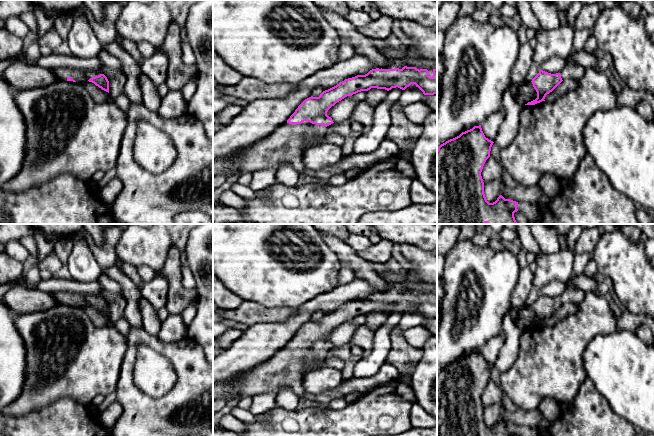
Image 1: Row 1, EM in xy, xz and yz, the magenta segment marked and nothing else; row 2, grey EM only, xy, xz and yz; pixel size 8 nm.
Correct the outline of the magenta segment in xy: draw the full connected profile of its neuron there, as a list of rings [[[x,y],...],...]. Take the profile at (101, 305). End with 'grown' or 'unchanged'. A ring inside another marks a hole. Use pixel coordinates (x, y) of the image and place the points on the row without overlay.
[[[59,291],[53,293],[59,304],[73,306],[92,306],[102,314],[109,317],[109,305],[104,298],[96,295],[81,295],[77,293]]]; grown

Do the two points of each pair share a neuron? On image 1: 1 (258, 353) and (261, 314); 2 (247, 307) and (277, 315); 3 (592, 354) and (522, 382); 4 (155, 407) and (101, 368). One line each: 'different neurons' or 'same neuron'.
1: different neurons
2: same neuron
3: different neurons
4: different neurons

